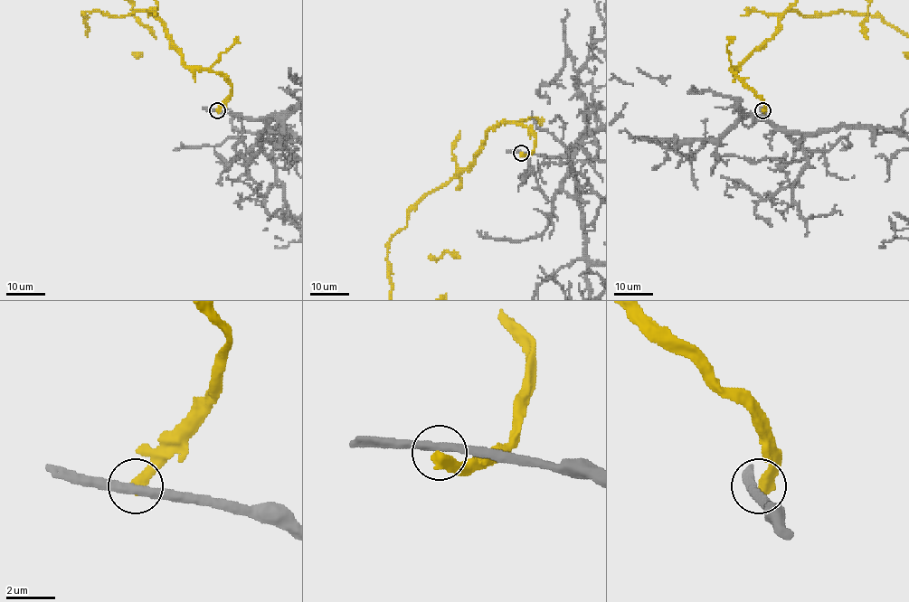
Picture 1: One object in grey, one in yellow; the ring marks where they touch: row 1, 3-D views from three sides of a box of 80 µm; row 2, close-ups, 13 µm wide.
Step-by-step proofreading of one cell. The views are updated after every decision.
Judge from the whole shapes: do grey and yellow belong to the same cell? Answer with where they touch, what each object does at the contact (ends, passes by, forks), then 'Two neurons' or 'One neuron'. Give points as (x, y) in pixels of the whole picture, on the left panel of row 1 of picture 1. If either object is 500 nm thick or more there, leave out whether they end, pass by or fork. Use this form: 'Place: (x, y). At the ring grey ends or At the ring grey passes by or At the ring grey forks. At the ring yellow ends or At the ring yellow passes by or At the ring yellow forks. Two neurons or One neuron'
Place: (217, 110). Two neurons

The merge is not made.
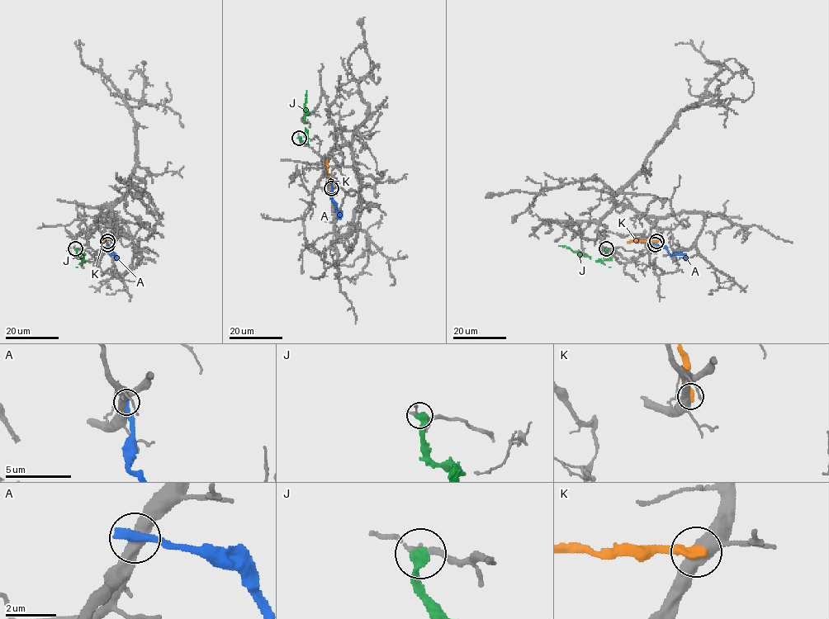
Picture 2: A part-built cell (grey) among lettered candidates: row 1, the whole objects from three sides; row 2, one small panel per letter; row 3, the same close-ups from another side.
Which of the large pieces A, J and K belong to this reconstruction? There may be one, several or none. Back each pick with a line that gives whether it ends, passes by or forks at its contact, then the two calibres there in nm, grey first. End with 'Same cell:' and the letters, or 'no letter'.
Same cell: no letter

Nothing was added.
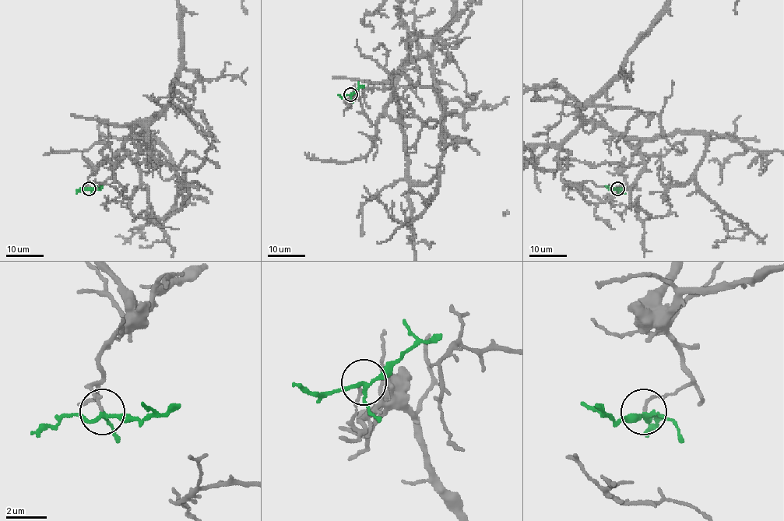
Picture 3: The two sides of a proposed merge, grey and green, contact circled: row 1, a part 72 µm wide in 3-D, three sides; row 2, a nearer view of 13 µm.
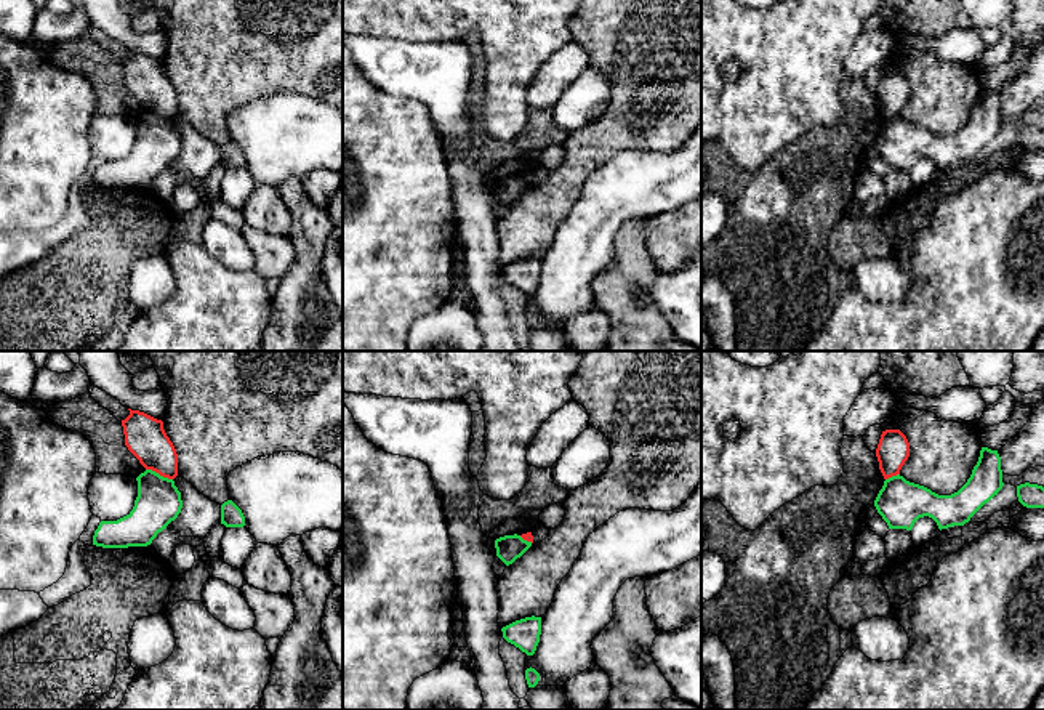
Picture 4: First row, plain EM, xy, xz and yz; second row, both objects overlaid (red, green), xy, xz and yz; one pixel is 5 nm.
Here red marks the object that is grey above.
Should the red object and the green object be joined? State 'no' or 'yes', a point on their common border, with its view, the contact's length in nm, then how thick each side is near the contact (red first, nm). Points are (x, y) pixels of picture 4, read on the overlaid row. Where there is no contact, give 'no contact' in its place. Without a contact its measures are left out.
no; meets red in xy at (159, 473); contact 150 nm long; 200 nm thick on the red side, 220 nm on the other

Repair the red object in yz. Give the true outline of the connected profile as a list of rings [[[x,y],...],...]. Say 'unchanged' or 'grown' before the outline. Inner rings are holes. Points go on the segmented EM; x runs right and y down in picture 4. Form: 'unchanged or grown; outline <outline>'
unchanged; outline [[[885,430],[881,434],[876,457],[884,479],[900,474],[909,457],[909,442],[900,430]]]

